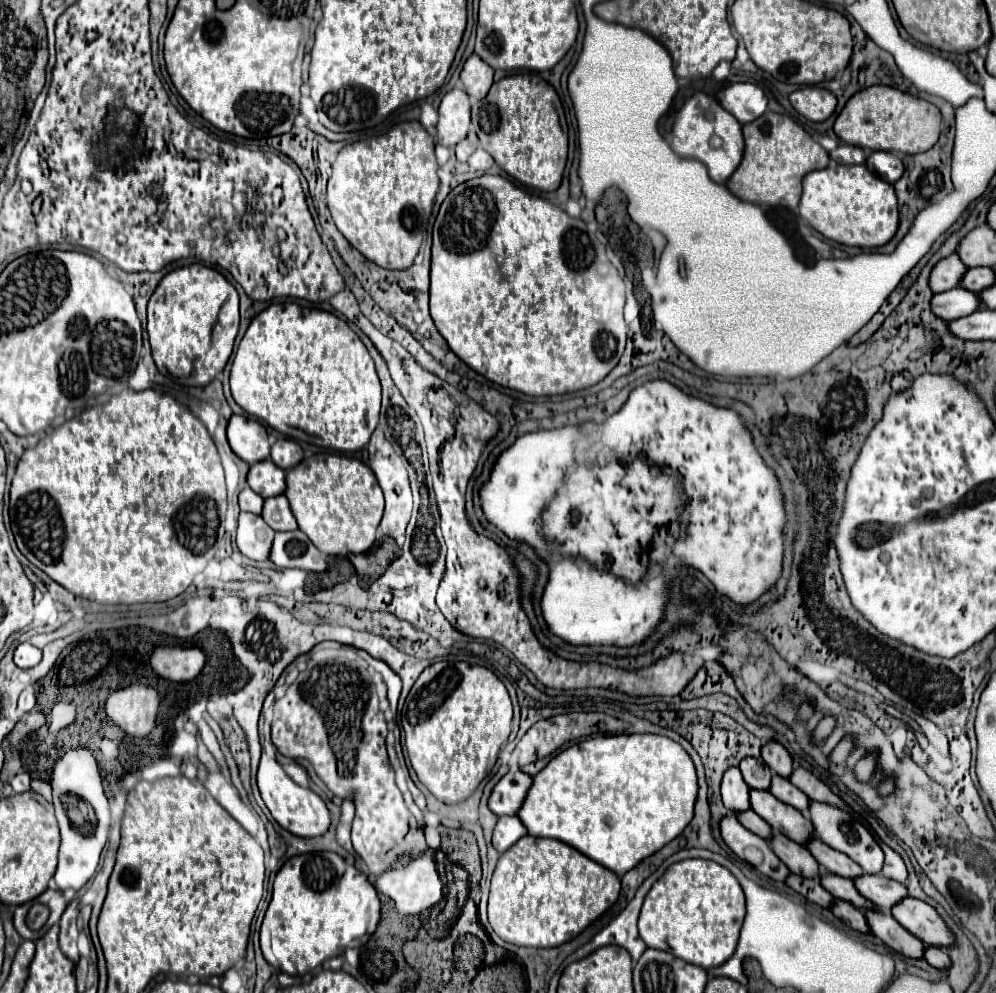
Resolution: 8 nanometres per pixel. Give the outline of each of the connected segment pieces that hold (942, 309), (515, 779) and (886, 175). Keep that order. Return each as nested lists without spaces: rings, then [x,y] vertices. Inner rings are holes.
[[[954,288],[954,290],[934,294],[930,306],[932,306],[932,314],[942,318],[944,322],[952,322],[976,312],[980,308],[980,300],[976,292]]]
[[[508,772],[492,790],[488,808],[496,816],[512,816],[524,802],[524,796],[532,784],[532,778],[524,772]]]
[[[872,152],[870,158],[866,160],[866,166],[878,174],[882,180],[894,184],[902,172],[904,172],[904,166],[902,166],[902,160],[890,152]]]

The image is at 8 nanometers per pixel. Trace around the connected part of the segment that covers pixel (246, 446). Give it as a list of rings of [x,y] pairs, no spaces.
[[[232,414],[228,422],[228,442],[234,454],[248,464],[262,462],[270,456],[266,428],[254,418]]]

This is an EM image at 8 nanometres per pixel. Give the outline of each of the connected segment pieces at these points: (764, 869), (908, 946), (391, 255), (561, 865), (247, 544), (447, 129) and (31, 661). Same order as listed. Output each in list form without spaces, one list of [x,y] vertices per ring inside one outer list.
[[[728,814],[720,820],[720,834],[726,842],[726,846],[744,862],[752,864],[762,874],[784,882],[788,876],[788,868],[778,856],[770,850],[768,842],[764,838],[758,838],[750,830],[746,830],[734,814]]]
[[[878,908],[874,910],[862,910],[868,922],[868,928],[874,936],[878,936],[886,946],[890,946],[892,950],[910,956],[910,958],[922,958],[922,950],[924,944],[912,936],[908,930],[904,930],[890,912],[882,912]]]
[[[402,122],[384,136],[344,146],[332,166],[326,194],[336,228],[362,256],[382,268],[402,270],[412,266],[422,244],[422,230],[426,228],[432,214],[432,204],[438,190],[436,170],[438,164],[434,156],[434,138],[422,128],[420,122]]]
[[[524,836],[496,864],[488,898],[488,922],[510,944],[554,948],[576,938],[616,902],[618,894],[620,878],[576,848],[552,838]]]
[[[240,512],[236,544],[244,556],[258,562],[268,560],[272,538],[274,538],[274,530],[262,520],[262,516]]]
[[[450,90],[444,94],[438,106],[438,124],[436,124],[436,142],[442,146],[456,146],[466,138],[470,126],[470,102],[464,90]]]
[[[28,642],[18,644],[18,648],[14,652],[16,666],[20,666],[20,668],[34,668],[36,664],[40,664],[40,660],[42,660],[42,650],[40,648],[36,648],[36,646],[28,644]]]

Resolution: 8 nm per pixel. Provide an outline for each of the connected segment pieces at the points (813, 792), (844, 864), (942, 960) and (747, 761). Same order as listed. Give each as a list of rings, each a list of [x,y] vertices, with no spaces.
[[[802,766],[794,768],[794,772],[792,772],[792,776],[790,776],[790,782],[792,782],[794,786],[798,786],[810,800],[830,802],[830,804],[834,804],[834,806],[848,808],[846,802],[844,802],[838,794],[834,794],[824,780],[820,780],[818,776],[814,776],[810,770],[806,770],[806,768],[802,768]]]
[[[816,836],[810,838],[810,842],[806,844],[806,850],[810,850],[810,854],[816,858],[816,862],[832,874],[838,874],[844,878],[856,878],[862,874],[862,868],[858,864],[854,864],[852,858],[846,858],[846,854],[832,850]]]
[[[926,946],[926,950],[924,950],[924,960],[926,960],[930,966],[938,968],[938,970],[944,970],[944,968],[950,966],[950,958],[948,958],[946,952],[944,952],[942,948],[938,948],[938,946]]]
[[[744,758],[740,762],[740,772],[742,772],[742,776],[750,788],[768,790],[772,772],[760,758]]]

